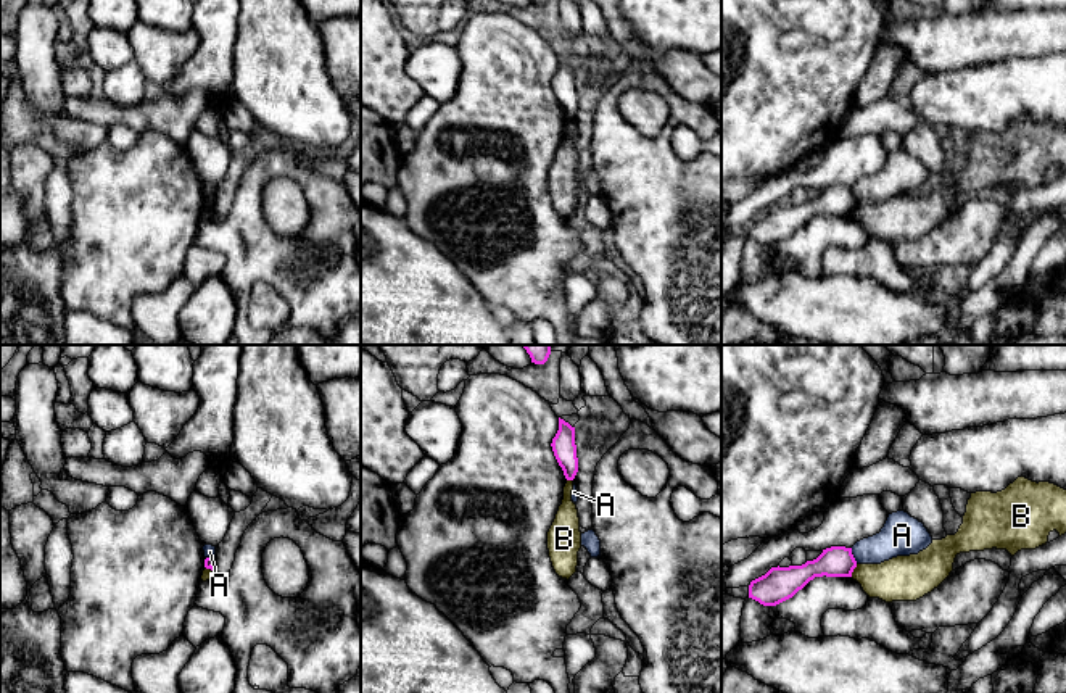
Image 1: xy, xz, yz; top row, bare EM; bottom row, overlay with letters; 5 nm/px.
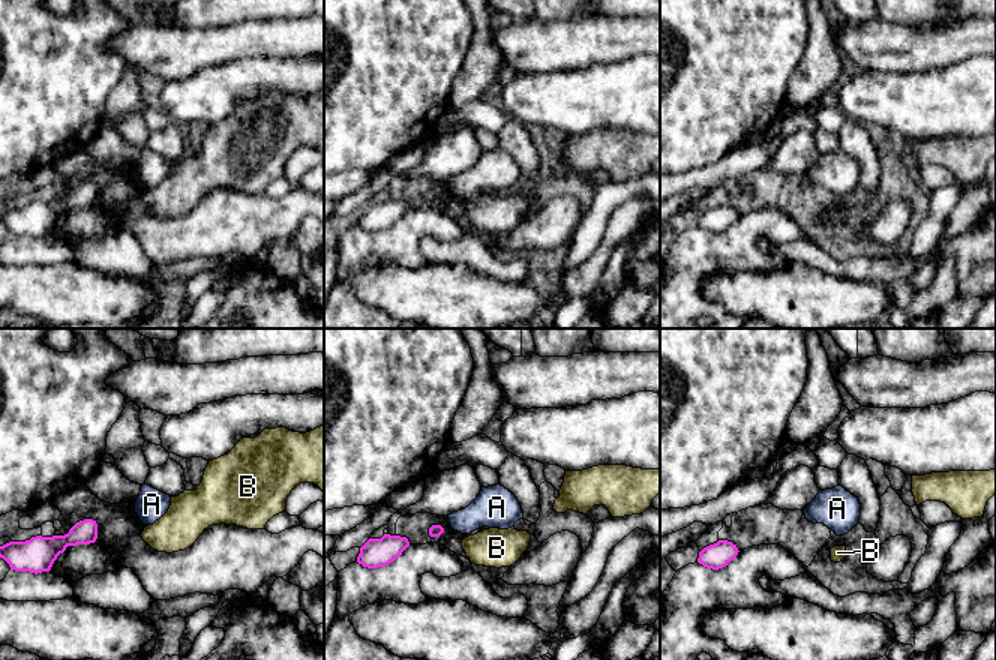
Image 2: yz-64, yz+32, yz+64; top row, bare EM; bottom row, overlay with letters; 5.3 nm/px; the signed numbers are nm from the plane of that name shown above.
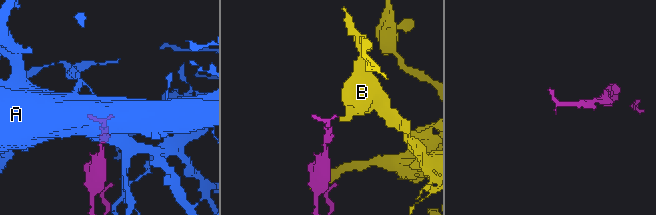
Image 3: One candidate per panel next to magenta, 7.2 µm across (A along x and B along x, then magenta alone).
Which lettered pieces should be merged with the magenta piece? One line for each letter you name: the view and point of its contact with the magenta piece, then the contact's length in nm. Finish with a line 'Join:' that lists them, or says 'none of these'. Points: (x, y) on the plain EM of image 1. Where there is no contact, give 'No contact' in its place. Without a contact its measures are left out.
Join: none of these

